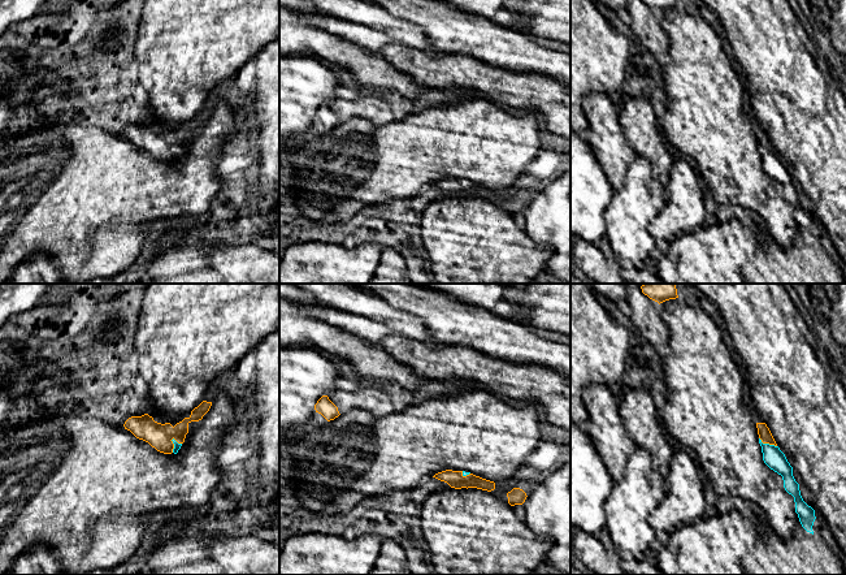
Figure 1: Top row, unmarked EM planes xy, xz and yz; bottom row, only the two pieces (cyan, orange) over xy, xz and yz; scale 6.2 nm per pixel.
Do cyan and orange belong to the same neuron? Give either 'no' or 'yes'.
yes

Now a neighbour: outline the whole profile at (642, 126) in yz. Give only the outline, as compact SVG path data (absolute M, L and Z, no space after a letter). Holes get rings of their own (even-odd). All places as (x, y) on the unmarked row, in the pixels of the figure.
M643 96L624 100L619 108L619 118L637 155L650 160L655 180L665 186L673 157L665 147L660 118L651 101Z

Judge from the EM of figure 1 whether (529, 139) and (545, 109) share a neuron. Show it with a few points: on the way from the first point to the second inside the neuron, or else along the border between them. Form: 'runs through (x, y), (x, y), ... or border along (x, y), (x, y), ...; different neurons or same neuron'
border along (532, 109), (539, 116); different neurons

